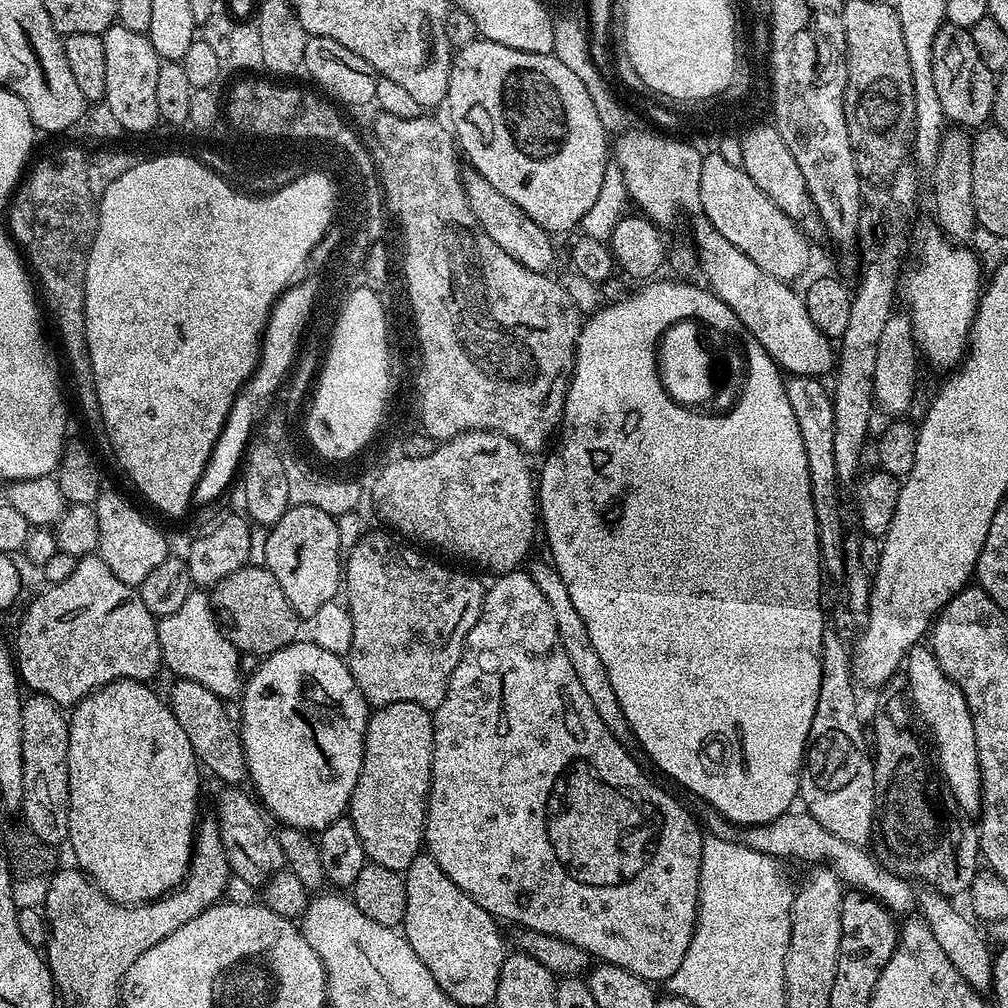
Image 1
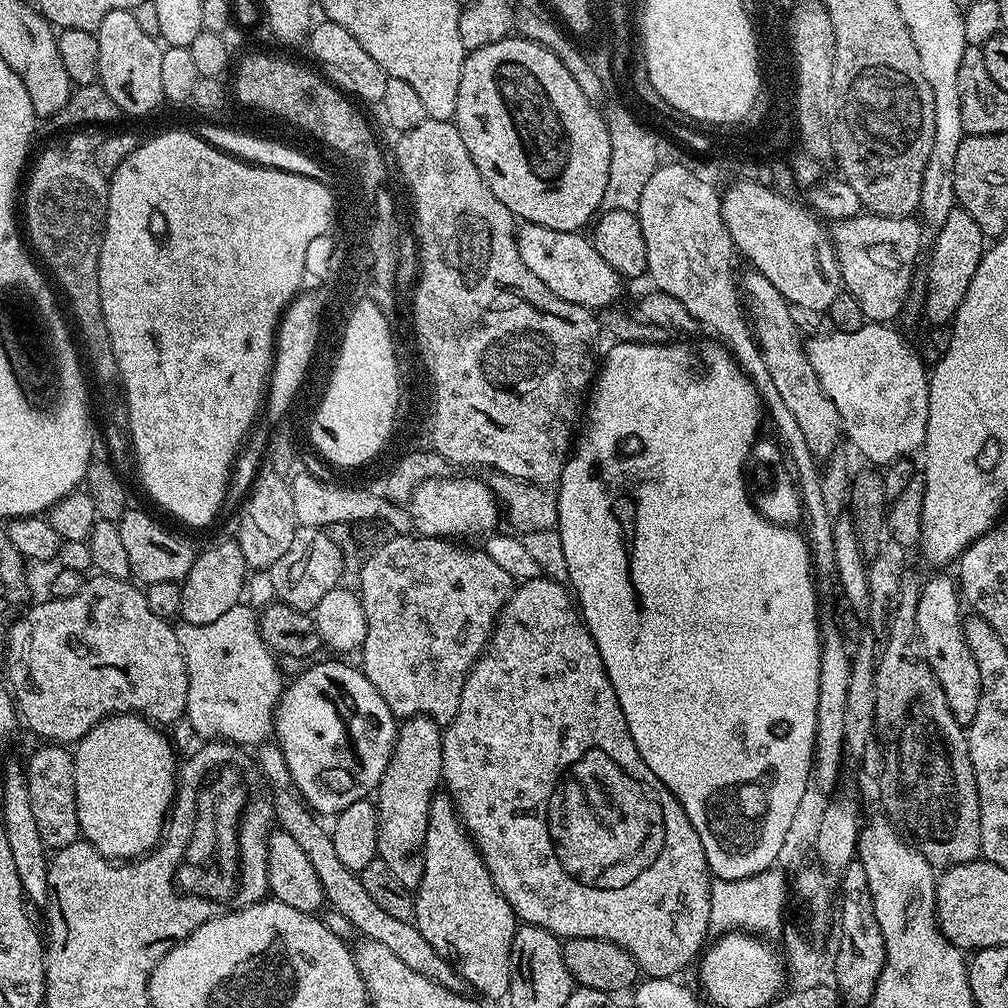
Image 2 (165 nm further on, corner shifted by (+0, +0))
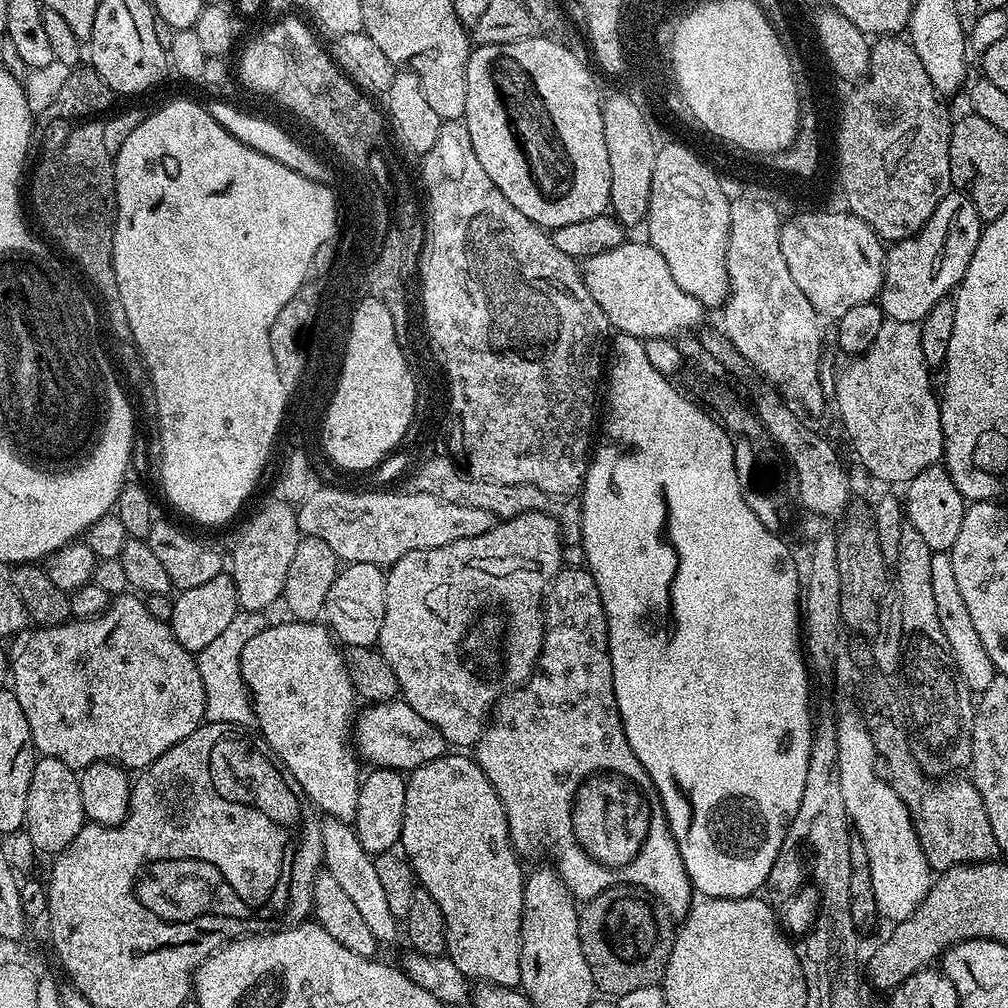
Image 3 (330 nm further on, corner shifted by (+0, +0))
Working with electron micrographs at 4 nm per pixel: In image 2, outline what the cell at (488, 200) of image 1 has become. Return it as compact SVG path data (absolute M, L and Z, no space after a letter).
M524 222L517 227L516 245L522 262L526 262L526 270L530 270L534 278L546 282L546 286L550 286L558 298L566 298L566 302L593 310L608 309L617 303L622 278L614 266L610 266L610 262L605 262L602 254L594 250L587 235L550 230L546 226Z

